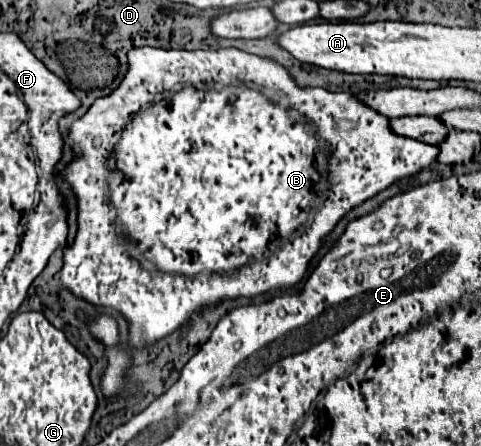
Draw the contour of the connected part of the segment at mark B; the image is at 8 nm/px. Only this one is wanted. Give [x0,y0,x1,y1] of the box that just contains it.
[58,46,438,350]

